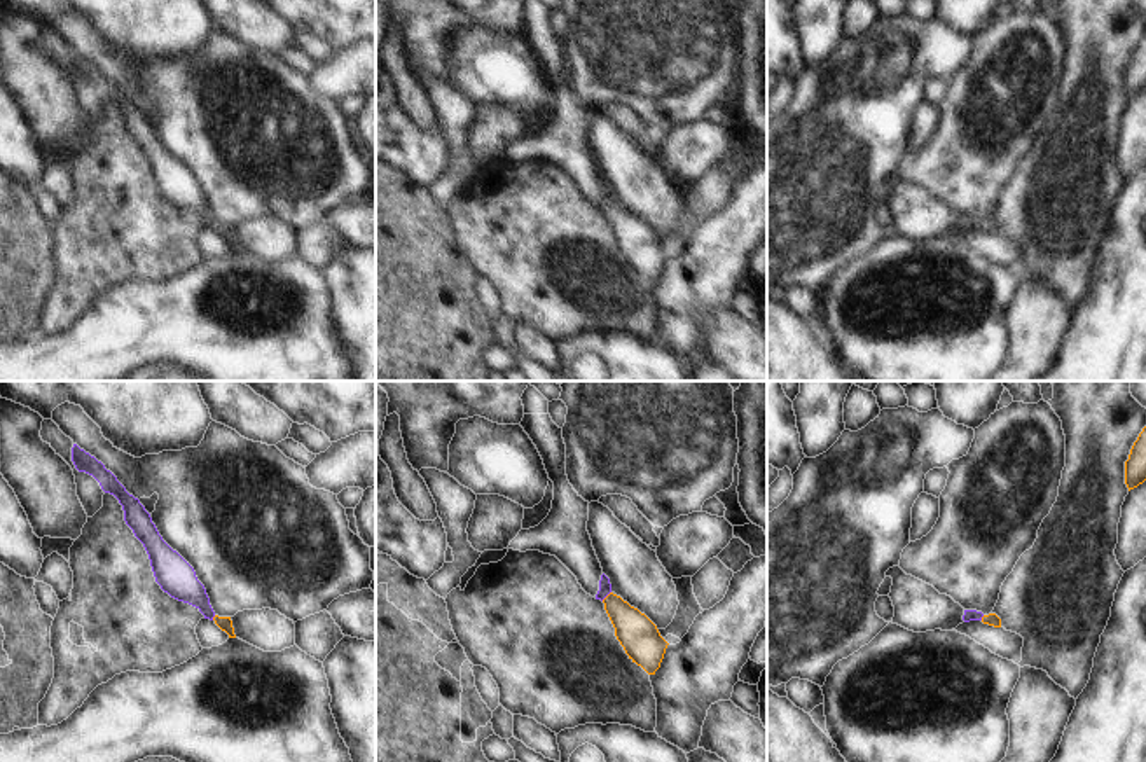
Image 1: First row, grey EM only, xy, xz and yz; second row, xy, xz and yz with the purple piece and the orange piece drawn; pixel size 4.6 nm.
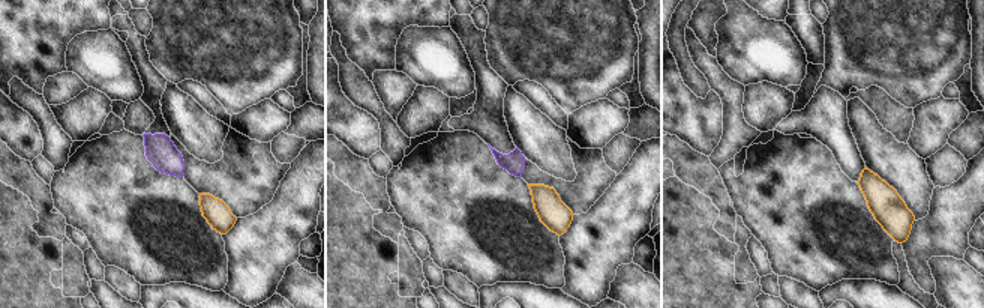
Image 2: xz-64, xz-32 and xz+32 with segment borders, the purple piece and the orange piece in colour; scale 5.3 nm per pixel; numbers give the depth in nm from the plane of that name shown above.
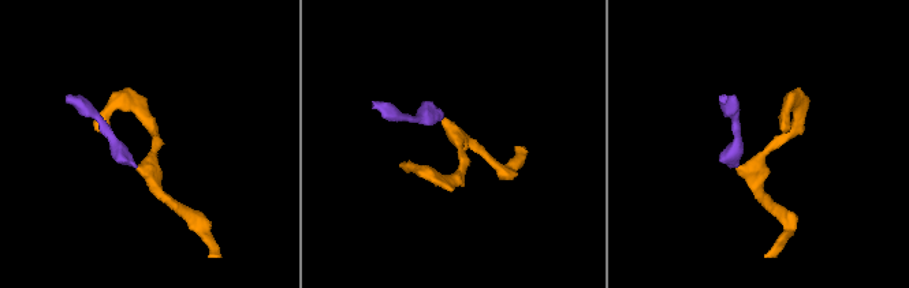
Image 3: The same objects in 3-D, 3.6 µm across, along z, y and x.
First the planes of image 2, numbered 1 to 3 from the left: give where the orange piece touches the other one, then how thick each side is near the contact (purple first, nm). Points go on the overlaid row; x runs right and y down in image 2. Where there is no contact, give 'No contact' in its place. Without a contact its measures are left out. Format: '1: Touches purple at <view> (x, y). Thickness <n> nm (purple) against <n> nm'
1: No contact
2: No contact
3: No contact

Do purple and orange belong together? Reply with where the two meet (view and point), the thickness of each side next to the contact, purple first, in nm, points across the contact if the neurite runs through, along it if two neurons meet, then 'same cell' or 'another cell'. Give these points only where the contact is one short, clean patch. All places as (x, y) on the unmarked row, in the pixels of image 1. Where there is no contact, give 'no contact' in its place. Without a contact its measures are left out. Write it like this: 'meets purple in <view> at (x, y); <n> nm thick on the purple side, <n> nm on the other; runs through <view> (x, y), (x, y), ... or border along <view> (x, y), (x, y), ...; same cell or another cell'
meets purple in xz at (605, 205); 60 nm thick on the purple side, 180 nm on the other; runs through xz (605, 196), (605, 205), (638, 243); same cell

